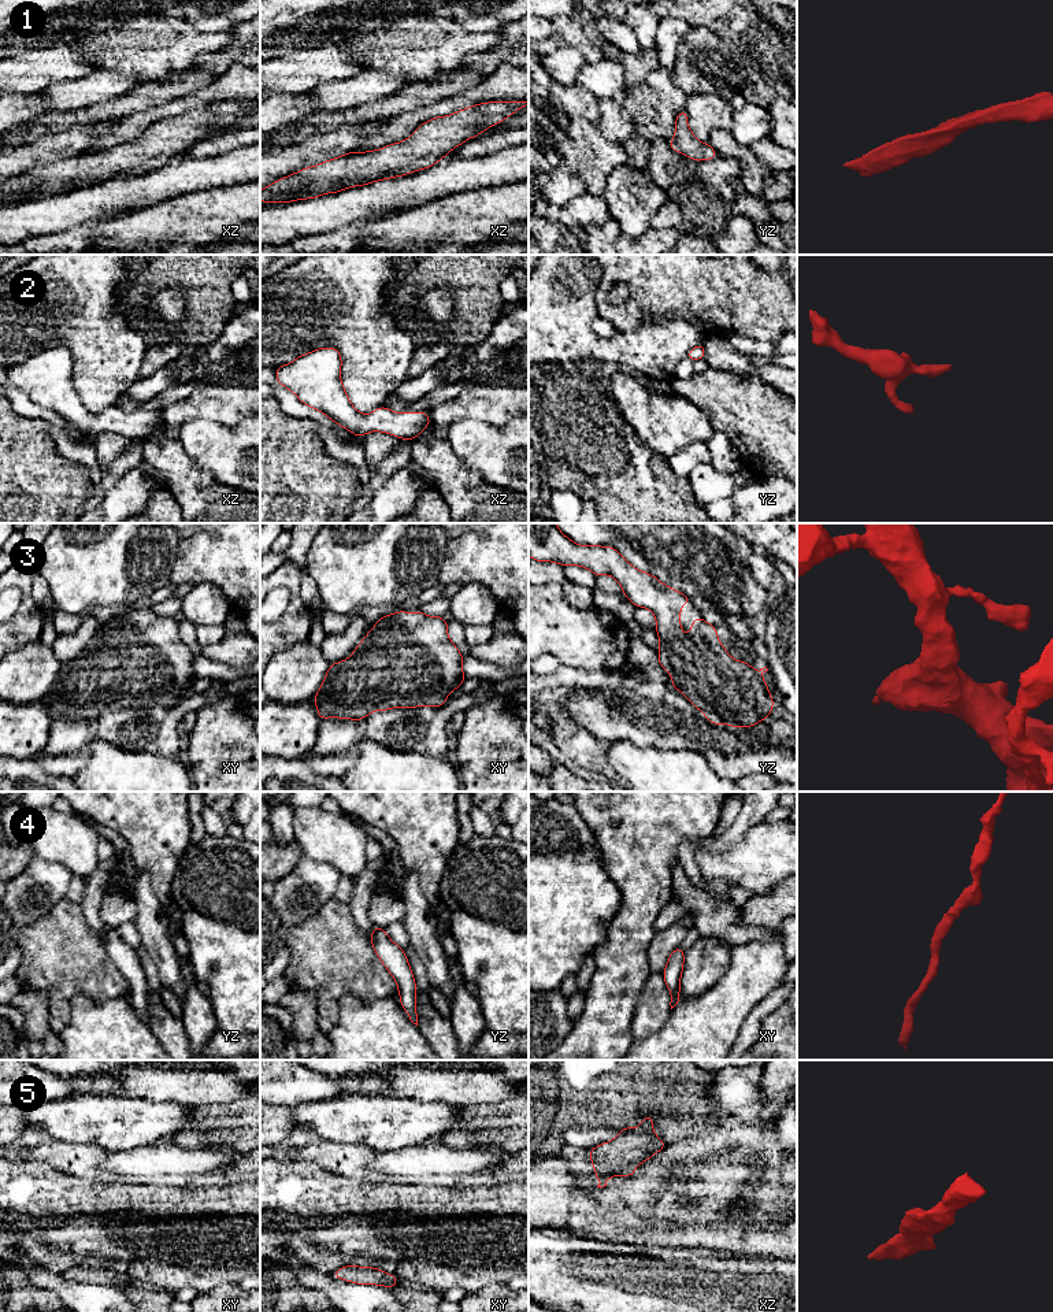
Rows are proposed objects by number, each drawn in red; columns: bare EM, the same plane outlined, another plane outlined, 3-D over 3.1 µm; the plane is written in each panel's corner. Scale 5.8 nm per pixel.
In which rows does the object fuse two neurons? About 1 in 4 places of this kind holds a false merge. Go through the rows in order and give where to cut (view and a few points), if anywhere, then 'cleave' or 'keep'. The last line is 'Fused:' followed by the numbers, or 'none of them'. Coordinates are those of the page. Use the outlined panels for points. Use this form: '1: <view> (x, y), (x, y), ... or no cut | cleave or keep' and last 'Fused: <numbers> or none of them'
1: no cut | keep
2: no cut | keep
3: no cut | keep
4: no cut | keep
5: no cut | keep
Fused: none of them

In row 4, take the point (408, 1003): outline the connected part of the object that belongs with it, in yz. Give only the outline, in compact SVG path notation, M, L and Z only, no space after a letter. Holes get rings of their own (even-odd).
M374 927L370 941L379 960L397 982L401 1007L408 1013L409 1020L418 1026L416 982L405 952L389 938L382 927Z

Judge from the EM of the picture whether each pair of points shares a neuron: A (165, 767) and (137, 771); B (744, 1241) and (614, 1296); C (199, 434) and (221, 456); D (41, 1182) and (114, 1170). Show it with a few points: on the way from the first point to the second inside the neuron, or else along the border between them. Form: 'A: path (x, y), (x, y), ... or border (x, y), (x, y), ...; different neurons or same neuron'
A: path (158, 771), (144, 771); same neuron
B: border (726, 1253), (757, 1257); different neurons
C: path (204, 440), (215, 451); same neuron
D: border (106, 1174), (125, 1179); different neurons

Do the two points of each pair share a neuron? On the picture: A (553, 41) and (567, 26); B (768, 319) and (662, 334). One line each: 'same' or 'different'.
A: different
B: different

